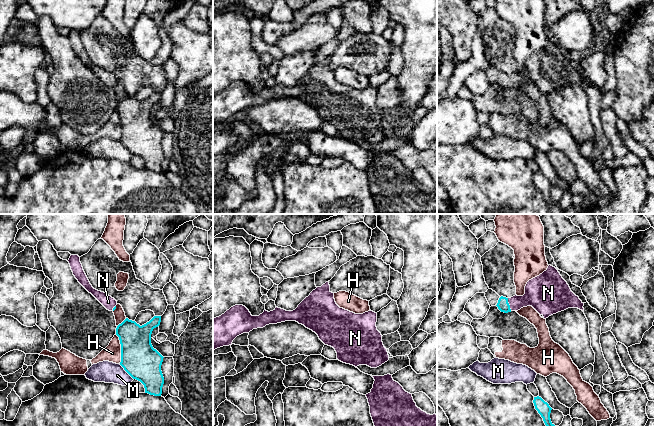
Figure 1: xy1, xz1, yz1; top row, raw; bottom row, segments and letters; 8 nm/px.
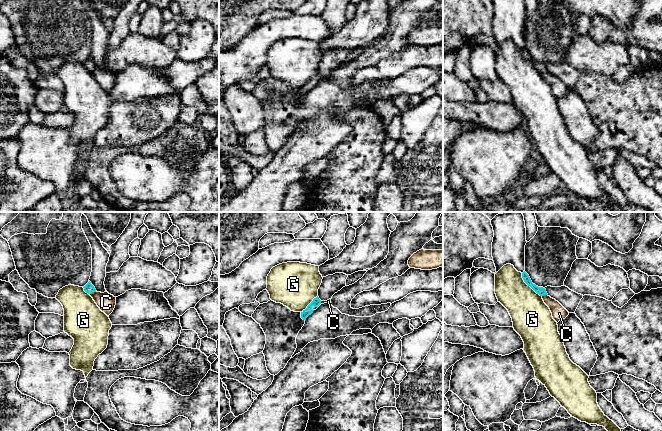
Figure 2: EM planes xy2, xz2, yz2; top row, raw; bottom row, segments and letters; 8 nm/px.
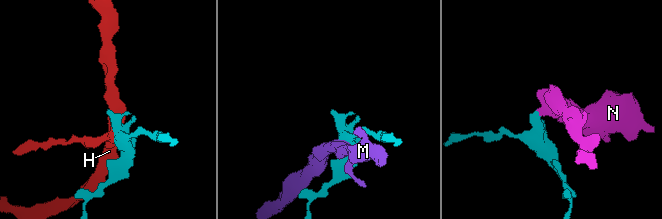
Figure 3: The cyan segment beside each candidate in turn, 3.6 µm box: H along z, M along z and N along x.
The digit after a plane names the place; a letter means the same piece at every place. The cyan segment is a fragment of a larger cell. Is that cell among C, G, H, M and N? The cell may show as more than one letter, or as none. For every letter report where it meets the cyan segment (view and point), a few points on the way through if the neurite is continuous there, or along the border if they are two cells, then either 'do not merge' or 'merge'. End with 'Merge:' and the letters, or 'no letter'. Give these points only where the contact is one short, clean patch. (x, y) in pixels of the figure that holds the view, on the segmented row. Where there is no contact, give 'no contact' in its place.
C: meets cyan in xy2 at (92, 291); border along xy2 (96, 291), (92, 291), (89, 294); do not merge
G: meets cyan in yz2 at (529, 285); border along yz2 (521, 273), (522, 279), (541, 296); do not merge
H: meets cyan in xy1 at (121, 349); border along xy1 (115, 334), (120, 344), (120, 363); do not merge
M: meets cyan in xy1 at (126, 371); border along xy1 (119, 364), (133, 379); do not merge
N: meets cyan in yz1 at (508, 304); runs through yz1 (503, 305), (508, 304), (524, 301), (537, 294); merge
Merge: N

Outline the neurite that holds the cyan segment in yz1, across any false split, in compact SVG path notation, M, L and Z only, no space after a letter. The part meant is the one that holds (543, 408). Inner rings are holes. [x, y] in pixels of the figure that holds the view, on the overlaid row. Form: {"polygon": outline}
{"polygon": "M537 396L534 397L533 400L535 409L538 411L538 413L543 418L543 421L546 426L555 426L550 419L550 413L552 408L549 406L547 402L545 402L541 397Z"}

